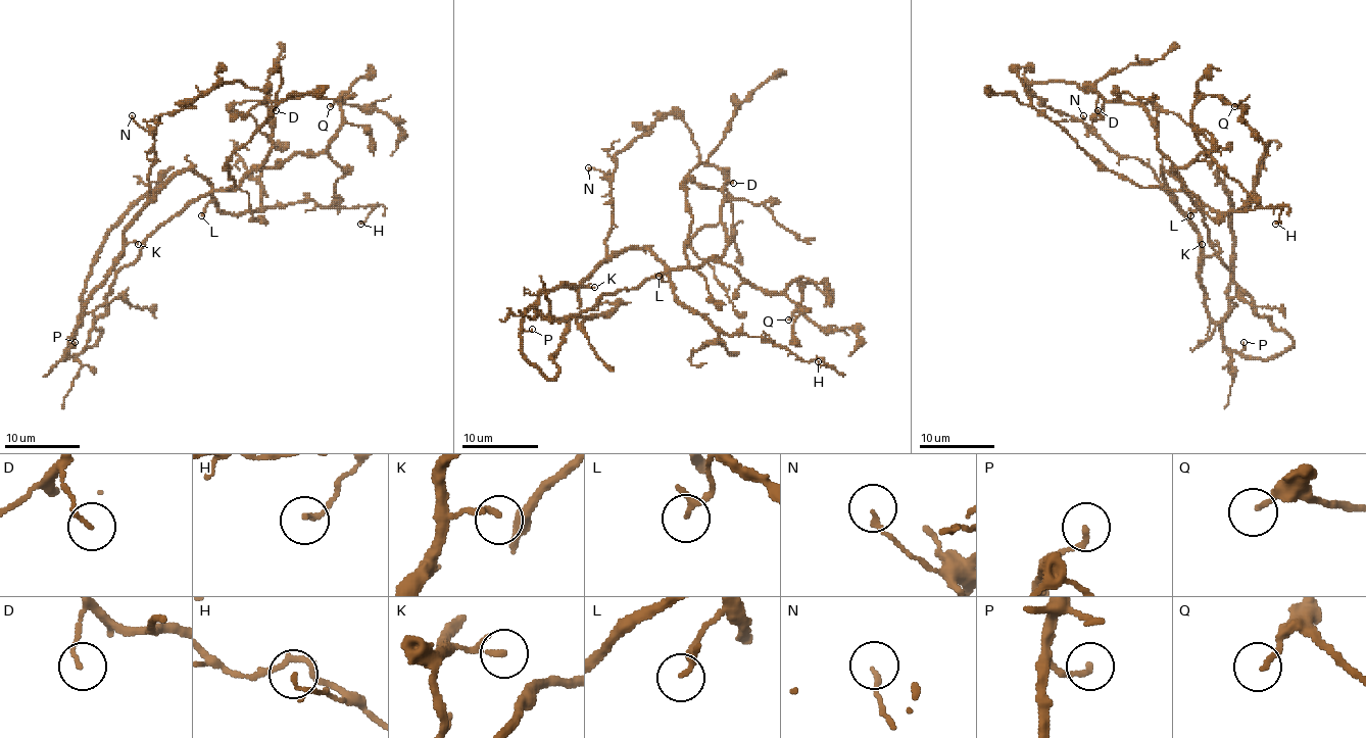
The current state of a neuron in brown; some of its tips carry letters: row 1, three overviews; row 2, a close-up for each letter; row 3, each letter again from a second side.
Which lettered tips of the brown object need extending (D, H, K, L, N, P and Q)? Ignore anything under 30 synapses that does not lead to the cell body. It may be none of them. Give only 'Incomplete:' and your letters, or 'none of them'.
Incomplete: none of them

